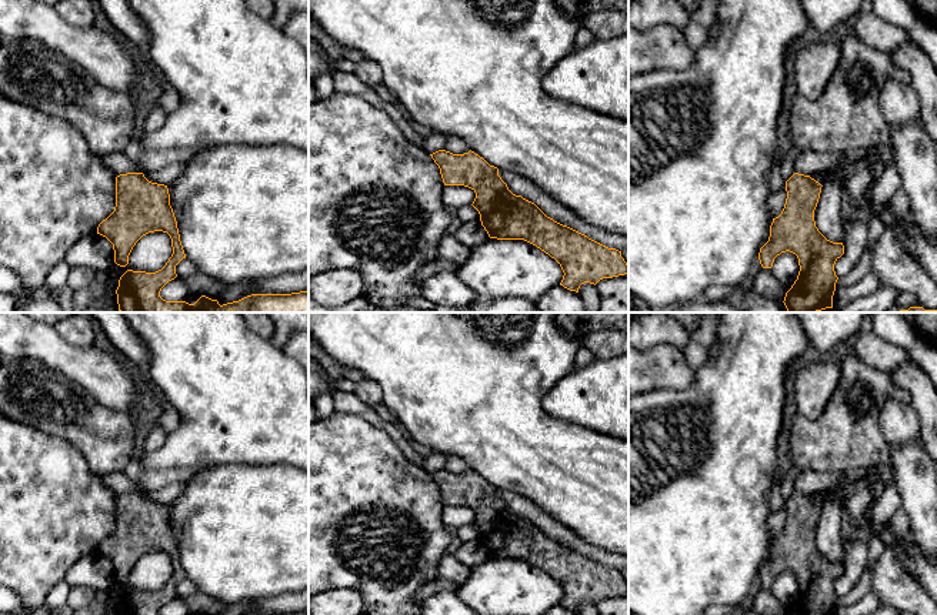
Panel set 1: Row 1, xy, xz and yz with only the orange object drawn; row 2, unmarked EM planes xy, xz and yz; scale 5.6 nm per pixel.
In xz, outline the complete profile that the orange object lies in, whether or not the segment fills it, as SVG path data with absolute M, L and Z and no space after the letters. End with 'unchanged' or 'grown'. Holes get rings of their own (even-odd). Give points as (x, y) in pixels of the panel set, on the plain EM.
M439 469L430 474L440 488L444 505L464 505L476 512L473 527L480 534L480 541L490 558L524 559L551 578L554 578L564 595L560 602L564 608L578 612L584 602L597 604L603 598L613 598L628 592L628 584L621 576L621 571L608 568L587 555L563 545L547 537L534 522L513 514L498 495L498 488L490 485L474 471L453 474Z; unchanged

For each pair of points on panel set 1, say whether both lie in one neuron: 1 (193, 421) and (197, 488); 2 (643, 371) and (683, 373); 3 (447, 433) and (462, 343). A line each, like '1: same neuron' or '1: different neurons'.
1: different neurons
2: same neuron
3: same neuron

